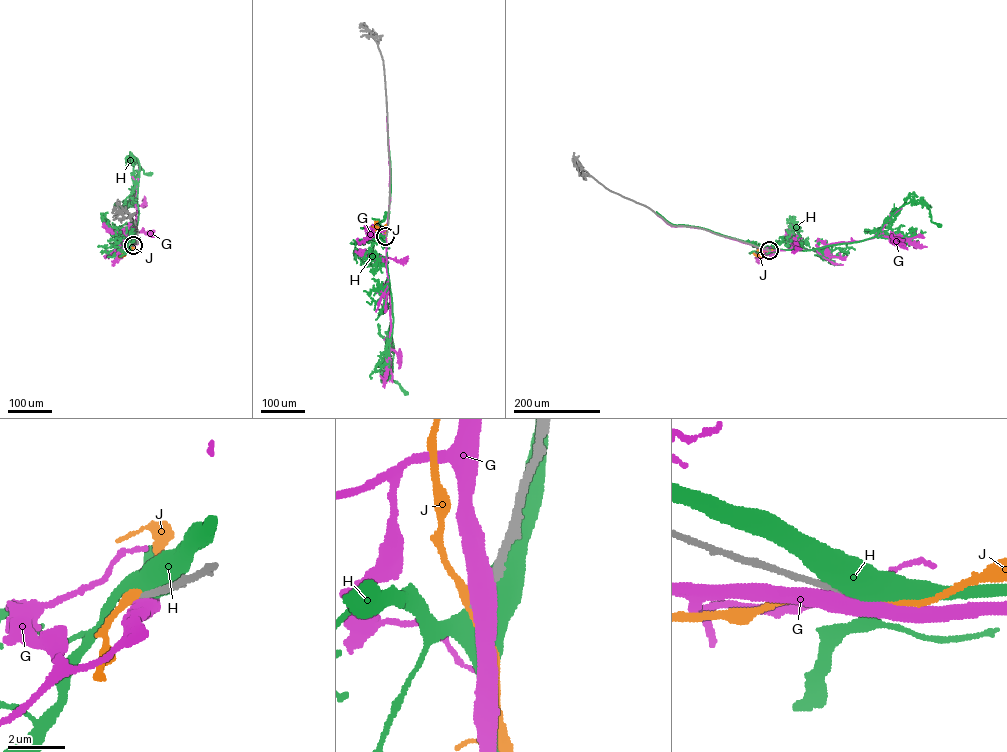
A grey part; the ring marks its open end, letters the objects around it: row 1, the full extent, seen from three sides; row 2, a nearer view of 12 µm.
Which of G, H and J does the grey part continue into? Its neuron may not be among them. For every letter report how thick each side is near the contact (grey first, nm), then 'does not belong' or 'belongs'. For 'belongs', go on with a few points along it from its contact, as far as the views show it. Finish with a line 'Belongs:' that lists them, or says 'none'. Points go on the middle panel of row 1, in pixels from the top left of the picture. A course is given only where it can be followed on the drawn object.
G: 280/550 nm | does not belong
H: 320/750 nm | does not belong
J: 260/340 nm | does not belong
Belongs: none

